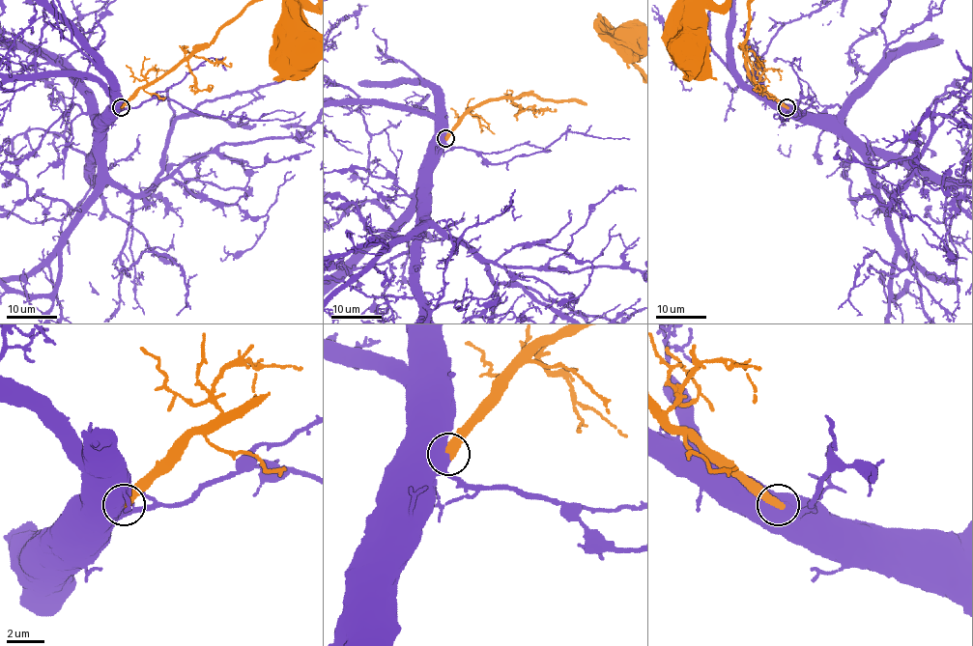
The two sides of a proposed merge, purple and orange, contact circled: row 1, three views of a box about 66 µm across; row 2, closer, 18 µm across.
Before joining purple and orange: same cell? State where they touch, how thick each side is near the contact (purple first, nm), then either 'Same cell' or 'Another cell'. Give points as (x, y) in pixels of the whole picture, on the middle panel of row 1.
Place: (445, 138). Thickness 650 nm (purple) against 500 nm. Same cell

